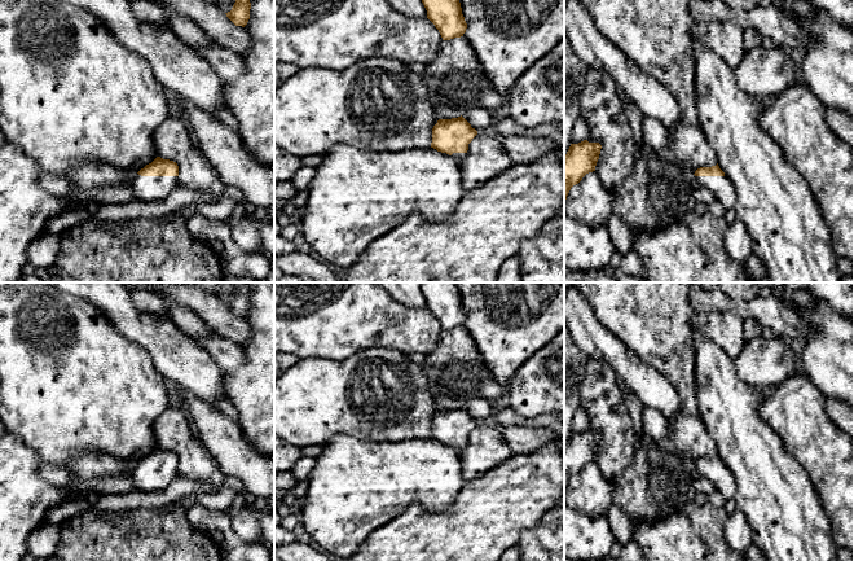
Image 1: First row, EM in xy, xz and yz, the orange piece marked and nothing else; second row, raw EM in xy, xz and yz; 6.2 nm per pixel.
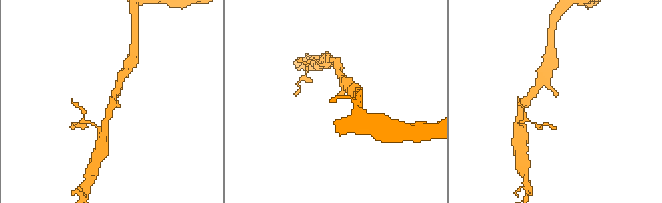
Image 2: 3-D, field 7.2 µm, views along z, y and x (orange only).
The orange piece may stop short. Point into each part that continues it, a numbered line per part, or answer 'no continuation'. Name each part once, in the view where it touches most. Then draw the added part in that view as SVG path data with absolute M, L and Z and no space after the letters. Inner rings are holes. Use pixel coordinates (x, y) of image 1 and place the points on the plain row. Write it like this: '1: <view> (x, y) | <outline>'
1: xy (145, 478) | M136 465L129 475L136 491L163 491L177 477L179 466L141 466Z

